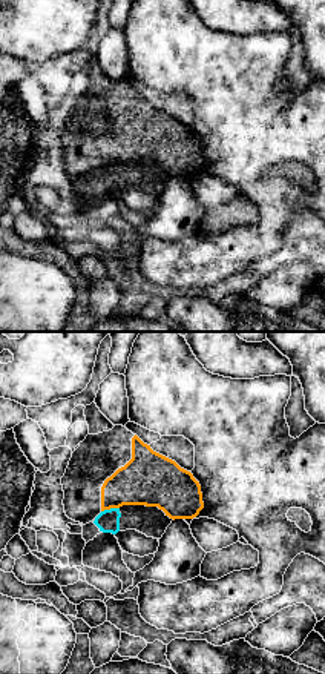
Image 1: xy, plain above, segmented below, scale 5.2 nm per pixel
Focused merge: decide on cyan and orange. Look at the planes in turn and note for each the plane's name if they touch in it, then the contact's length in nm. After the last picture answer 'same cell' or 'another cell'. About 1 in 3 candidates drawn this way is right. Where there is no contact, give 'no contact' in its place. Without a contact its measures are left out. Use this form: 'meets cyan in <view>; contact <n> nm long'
meets cyan in xy; contact 100 nm long

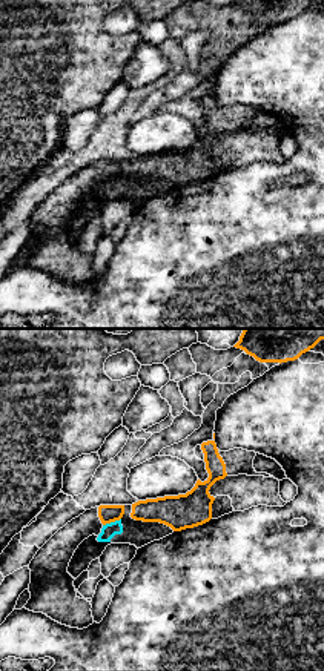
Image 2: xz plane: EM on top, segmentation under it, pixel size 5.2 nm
meets cyan in xz; contact 100 nm long

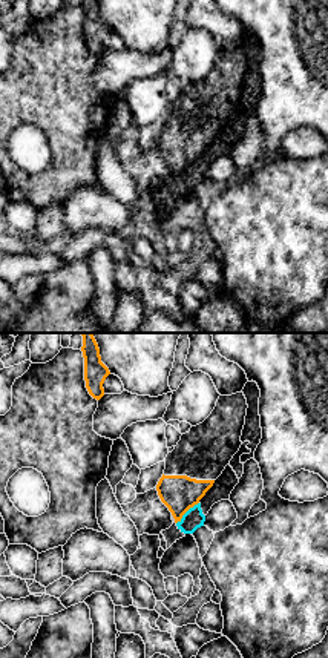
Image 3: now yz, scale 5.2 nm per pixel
meets cyan in yz; contact 170 nm long

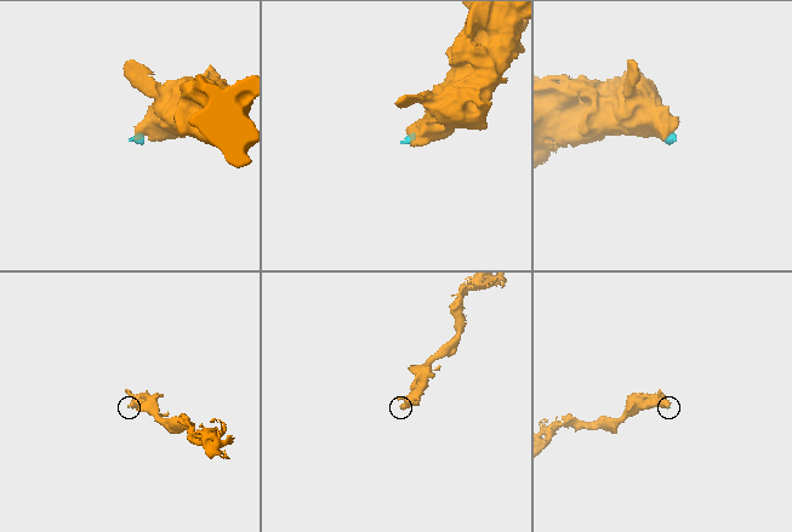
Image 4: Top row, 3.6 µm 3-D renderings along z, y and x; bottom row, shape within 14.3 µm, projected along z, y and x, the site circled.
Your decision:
another cell

